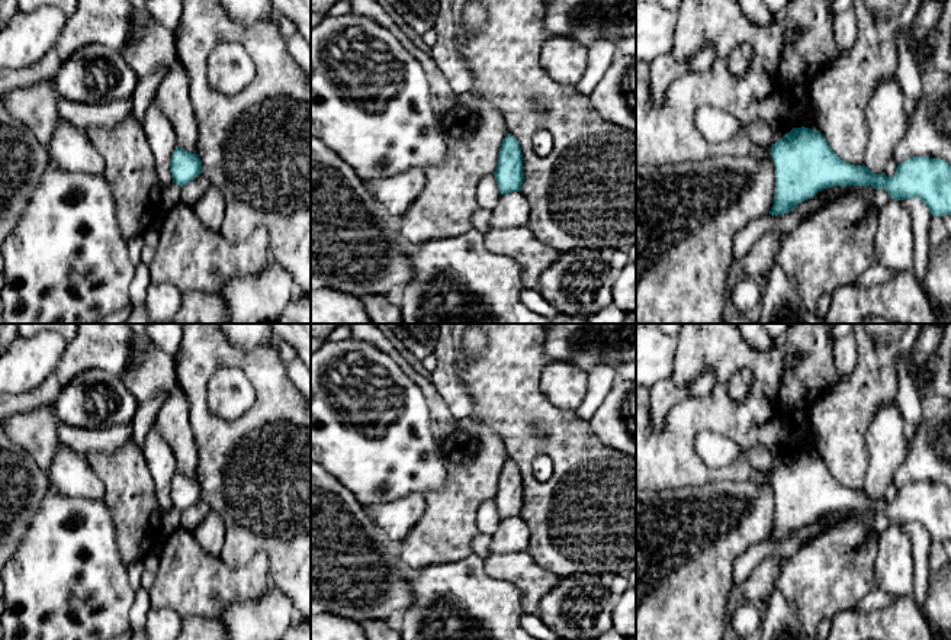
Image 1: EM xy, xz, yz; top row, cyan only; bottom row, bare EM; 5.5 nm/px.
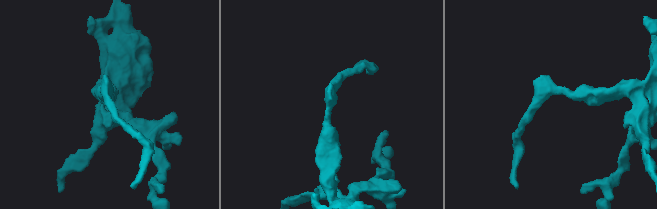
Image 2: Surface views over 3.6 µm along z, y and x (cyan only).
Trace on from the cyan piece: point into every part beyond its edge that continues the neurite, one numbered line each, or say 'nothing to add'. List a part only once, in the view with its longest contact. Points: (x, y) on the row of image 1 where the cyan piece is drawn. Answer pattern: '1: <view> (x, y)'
nothing to add

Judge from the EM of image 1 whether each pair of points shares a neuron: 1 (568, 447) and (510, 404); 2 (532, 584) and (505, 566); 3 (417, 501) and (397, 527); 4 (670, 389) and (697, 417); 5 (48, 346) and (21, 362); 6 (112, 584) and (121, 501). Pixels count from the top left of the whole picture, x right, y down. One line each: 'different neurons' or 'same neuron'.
1: same neuron
2: same neuron
3: same neuron
4: different neurons
5: same neuron
6: different neurons

